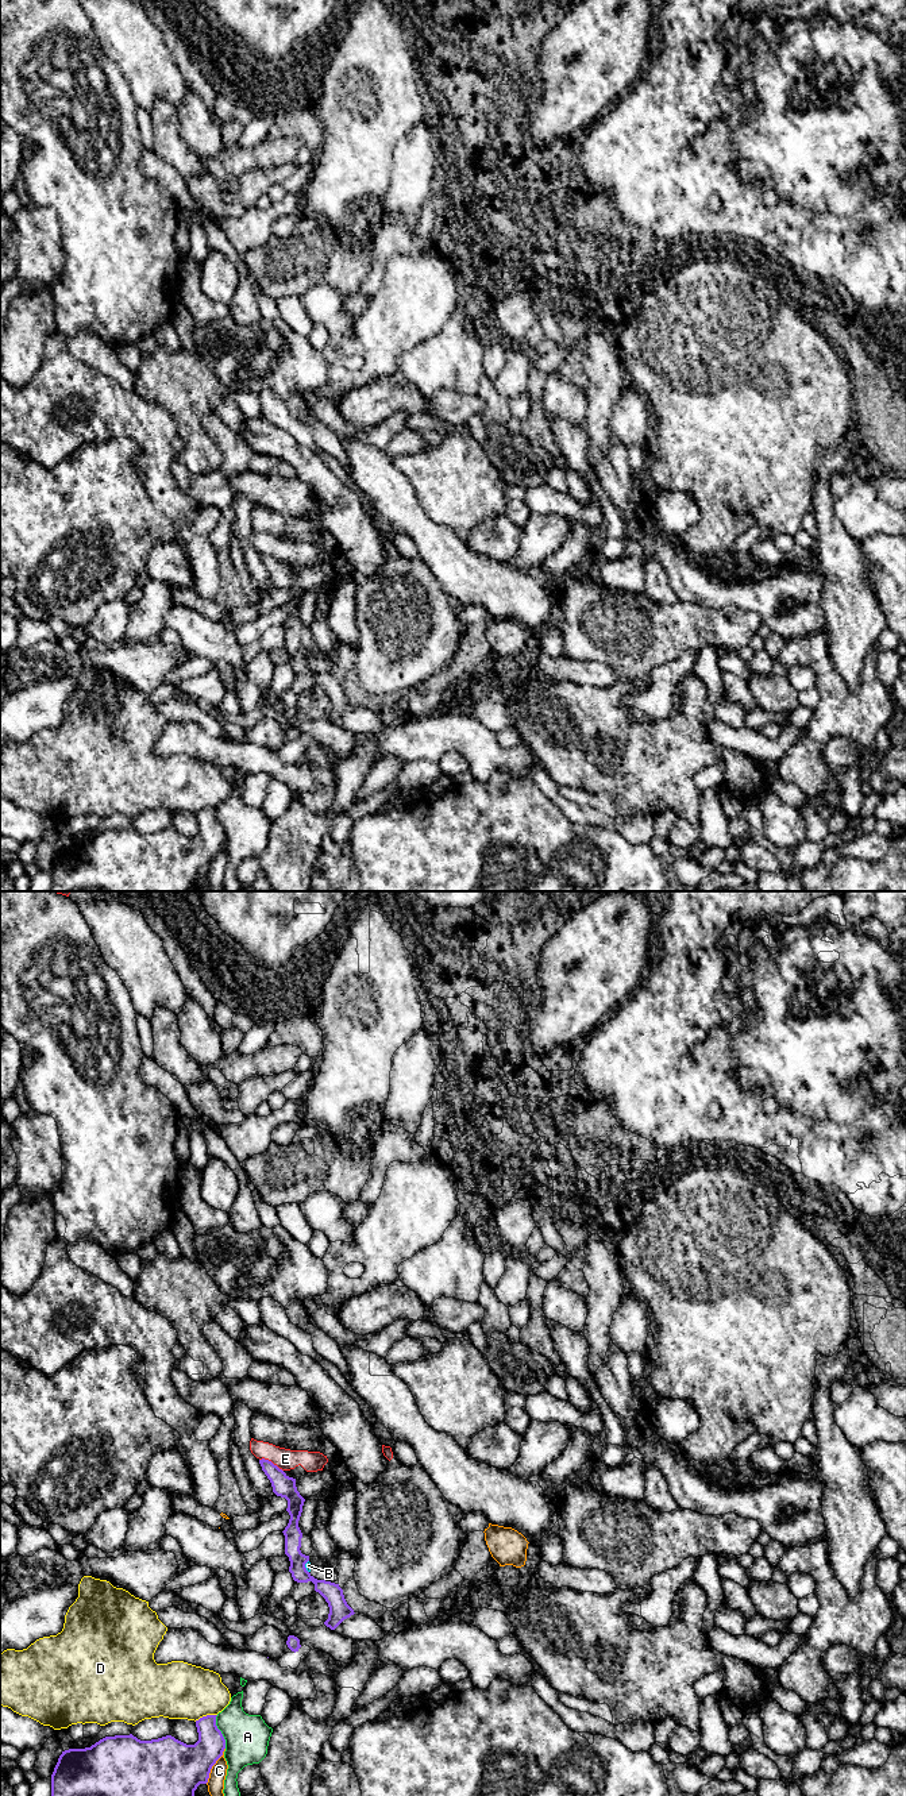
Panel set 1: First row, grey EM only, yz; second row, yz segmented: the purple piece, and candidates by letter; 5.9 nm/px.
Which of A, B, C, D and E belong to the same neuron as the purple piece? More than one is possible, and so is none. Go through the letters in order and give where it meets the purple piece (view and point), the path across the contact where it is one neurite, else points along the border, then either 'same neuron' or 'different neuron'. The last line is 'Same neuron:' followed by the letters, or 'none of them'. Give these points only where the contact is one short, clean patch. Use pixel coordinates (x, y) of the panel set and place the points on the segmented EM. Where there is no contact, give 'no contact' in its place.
A: meets purple in yz at (220, 1731); border along yz (216, 1715), (216, 1727), (224, 1739), (226, 1748); different neuron
B: meets purple in yz at (304, 1567); border along yz (308, 1560), (305, 1564), (308, 1572); different neuron
C: meets purple in yz at (214, 1764); different neuron
D: meets purple in yz at (205, 1717); different neuron
E: meets purple in yz at (270, 1461); border along yz (259, 1459), (268, 1459), (282, 1471); different neuron
Same neuron: none of them

